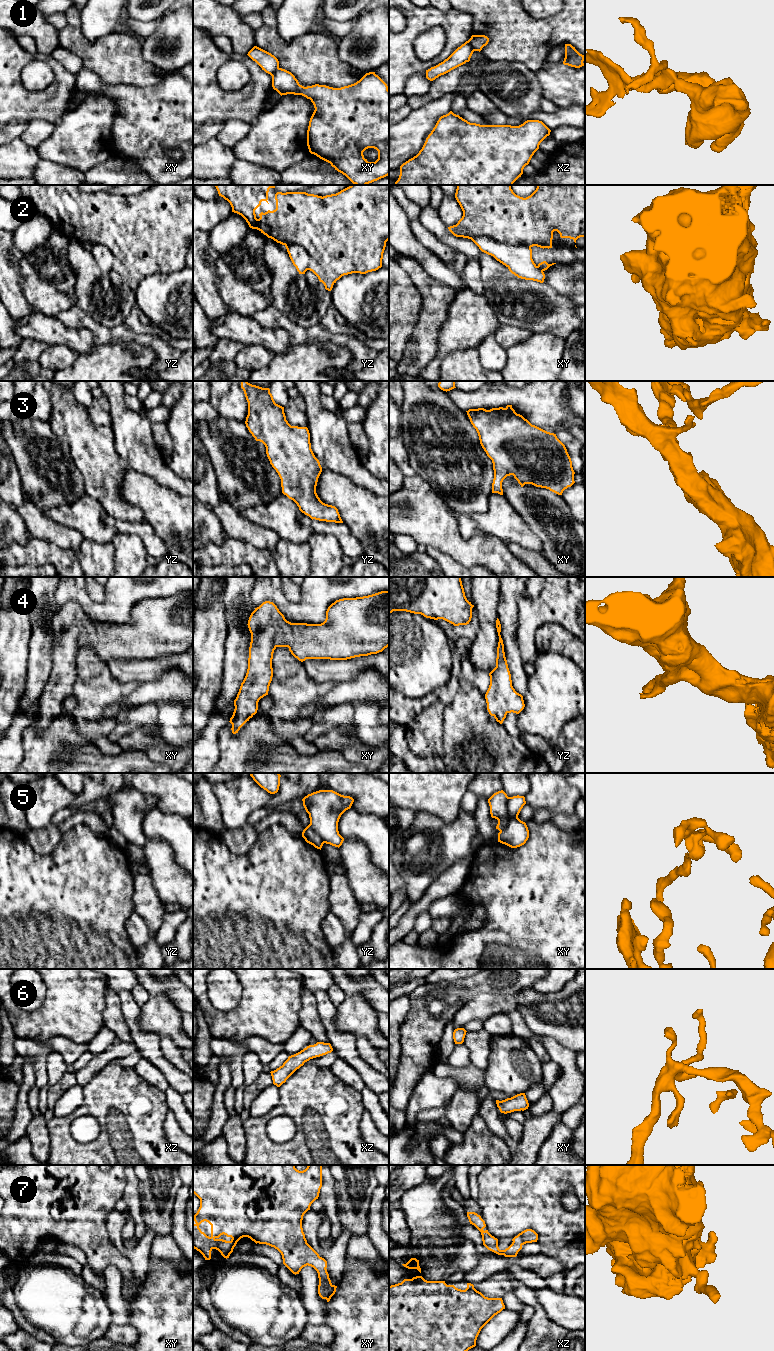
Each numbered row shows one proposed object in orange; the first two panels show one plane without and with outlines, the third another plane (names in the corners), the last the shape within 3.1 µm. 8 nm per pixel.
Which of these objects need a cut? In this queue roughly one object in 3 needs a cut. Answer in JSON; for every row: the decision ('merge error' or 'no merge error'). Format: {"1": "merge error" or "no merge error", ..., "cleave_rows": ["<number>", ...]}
{"1": "merge error", "2": "no merge error", "3": "no merge error", "4": "no merge error", "5": "no merge error", "6": "no merge error", "7": "no merge error", "cleave_rows": ["1"]}

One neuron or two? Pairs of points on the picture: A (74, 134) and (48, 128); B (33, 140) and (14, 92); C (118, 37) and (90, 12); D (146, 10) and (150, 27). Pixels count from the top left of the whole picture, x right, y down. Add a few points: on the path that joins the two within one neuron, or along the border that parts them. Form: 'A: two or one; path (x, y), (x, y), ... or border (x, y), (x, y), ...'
A: two; border (56, 124), (53, 132), (37, 146)
B: two; border (27, 122), (33, 119), (44, 119), (52, 122)
C: two; border (120, 26), (91, 42)
D: two; border (126, 16), (141, 21), (153, 21), (160, 18)

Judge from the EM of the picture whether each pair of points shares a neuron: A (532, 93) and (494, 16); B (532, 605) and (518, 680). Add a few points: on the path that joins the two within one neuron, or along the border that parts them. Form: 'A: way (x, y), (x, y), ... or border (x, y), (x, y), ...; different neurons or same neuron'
A: border (493, 62), (522, 62), (534, 72); different neurons
B: border (516, 638), (520, 659), (524, 664); different neurons

